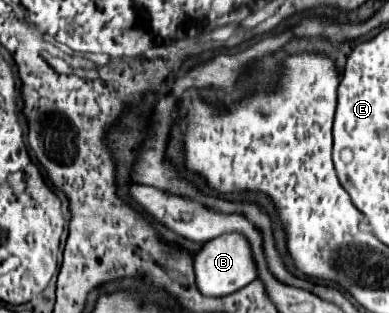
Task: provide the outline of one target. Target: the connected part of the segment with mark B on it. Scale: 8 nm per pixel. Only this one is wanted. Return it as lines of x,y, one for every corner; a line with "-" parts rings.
229,233
223,237
217,237
201,247
201,251
195,253
193,257
193,269
195,269
195,283
197,289
205,297
225,297
229,293
235,293
255,281
255,263
251,259
251,249
245,241
243,235
239,233

